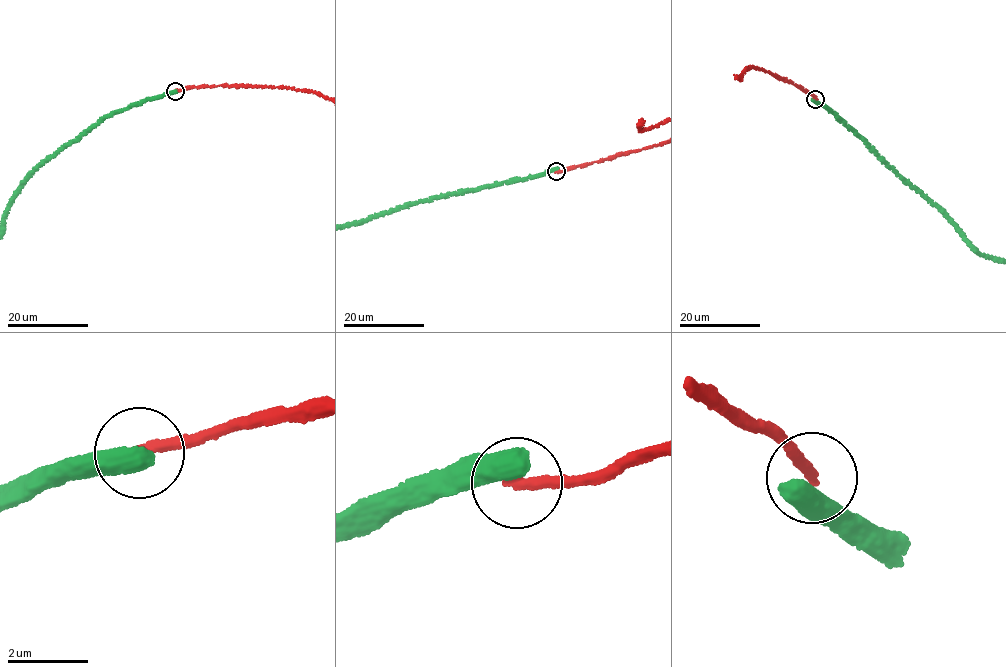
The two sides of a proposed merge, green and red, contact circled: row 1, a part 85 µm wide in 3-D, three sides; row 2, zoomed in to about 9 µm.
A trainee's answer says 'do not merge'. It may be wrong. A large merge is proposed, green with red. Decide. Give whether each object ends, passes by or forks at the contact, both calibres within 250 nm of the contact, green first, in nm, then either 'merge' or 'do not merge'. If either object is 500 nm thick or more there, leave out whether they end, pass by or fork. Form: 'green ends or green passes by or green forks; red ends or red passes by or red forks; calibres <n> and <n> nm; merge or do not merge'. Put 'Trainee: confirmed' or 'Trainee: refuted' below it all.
calibres 650 and 280 nm; do not merge
Trainee: confirmed

